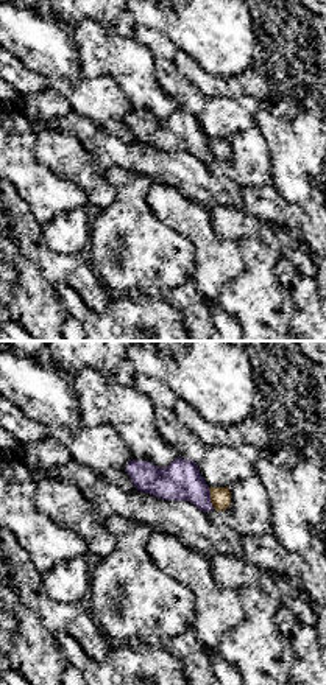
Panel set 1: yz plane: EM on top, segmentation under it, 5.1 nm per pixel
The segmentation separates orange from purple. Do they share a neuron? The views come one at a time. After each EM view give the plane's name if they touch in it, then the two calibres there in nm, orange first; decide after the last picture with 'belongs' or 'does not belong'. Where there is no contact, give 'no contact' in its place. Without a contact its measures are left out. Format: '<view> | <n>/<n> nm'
yz | 110/200 nm

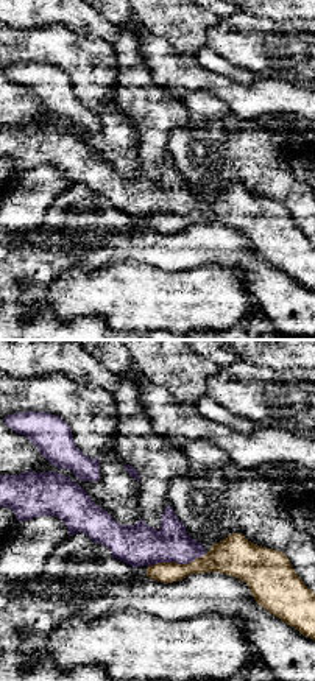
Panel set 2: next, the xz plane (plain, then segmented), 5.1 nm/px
xz | 160/220 nm

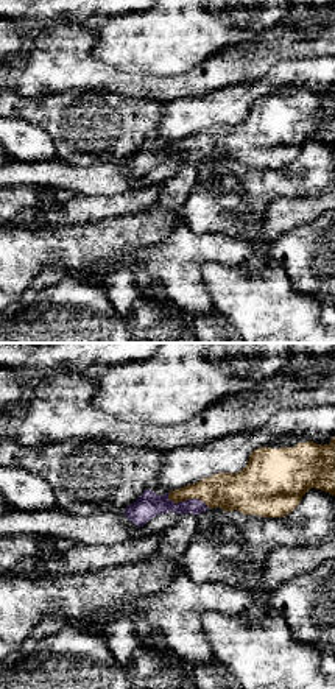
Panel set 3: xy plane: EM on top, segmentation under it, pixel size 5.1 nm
xy | 190/140 nm

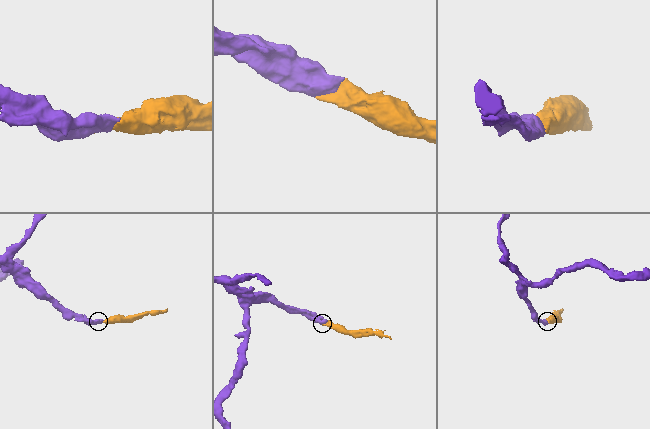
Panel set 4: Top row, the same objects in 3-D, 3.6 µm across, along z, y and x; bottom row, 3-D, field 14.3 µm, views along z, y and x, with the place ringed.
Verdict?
belongs

